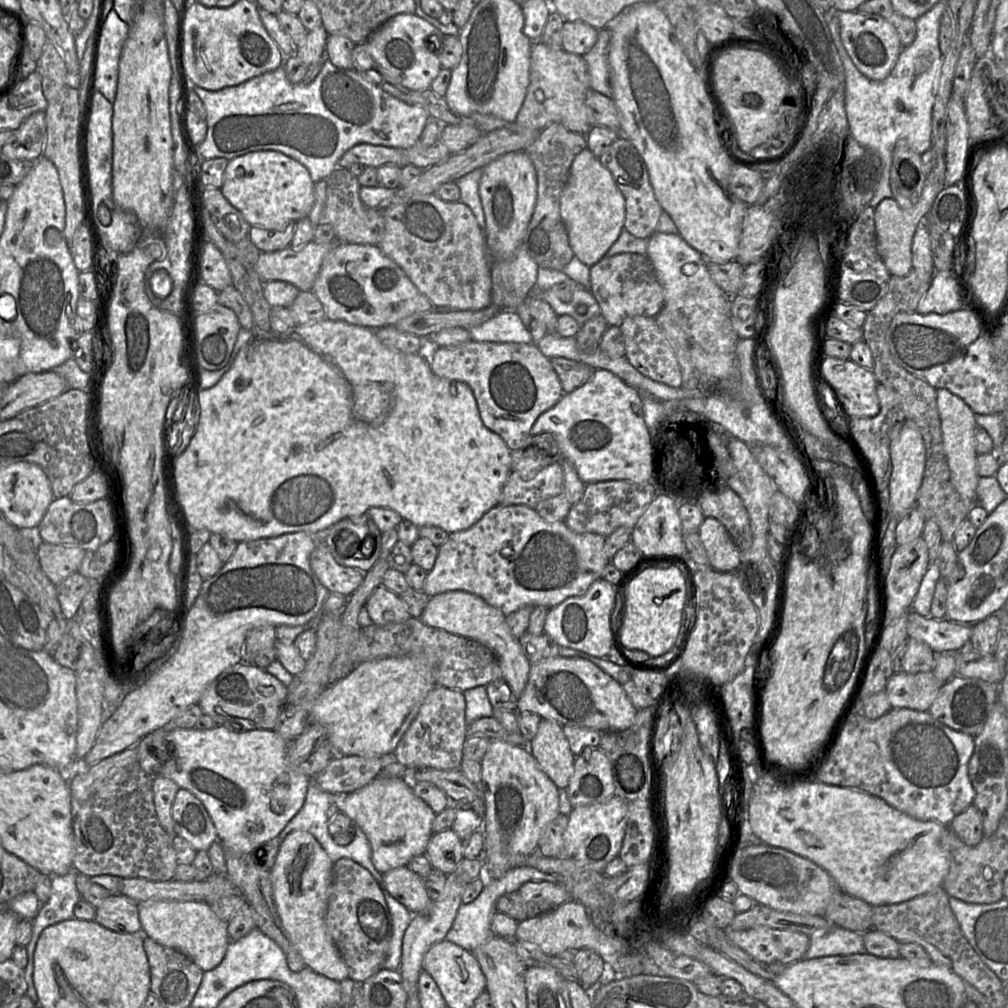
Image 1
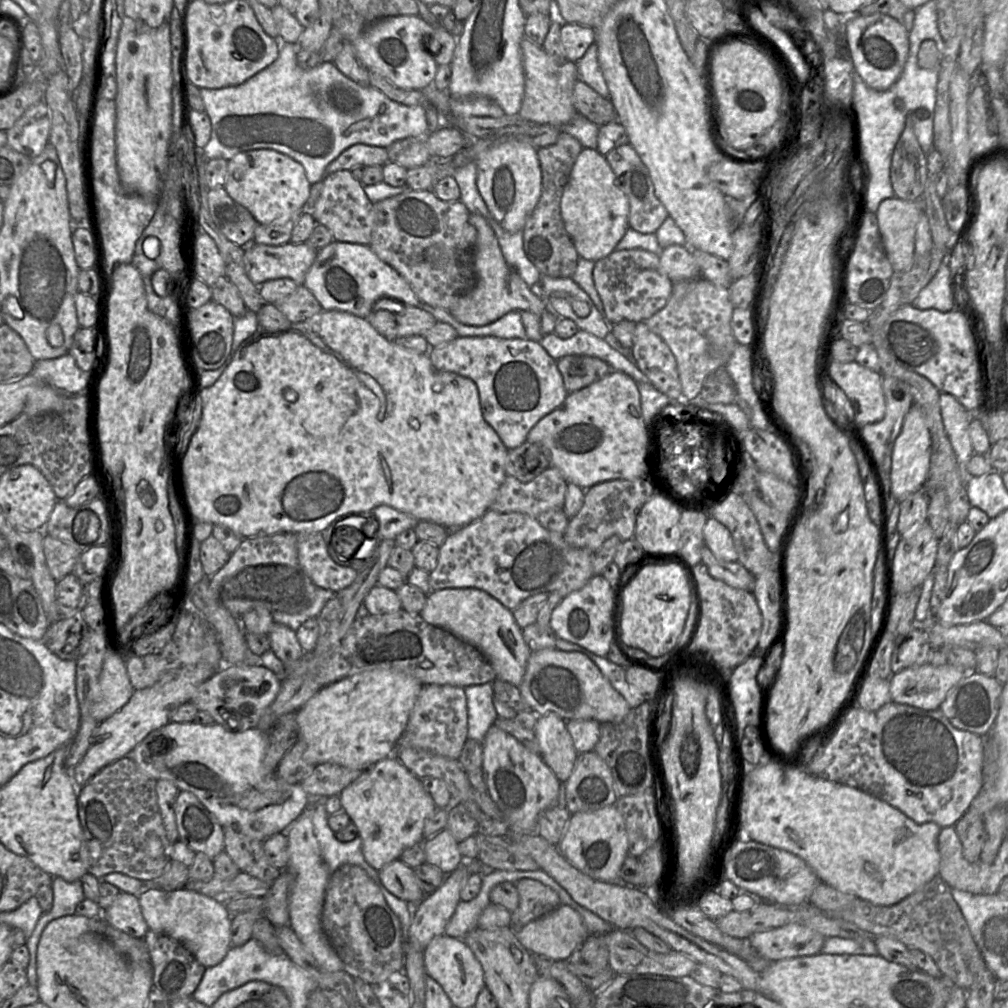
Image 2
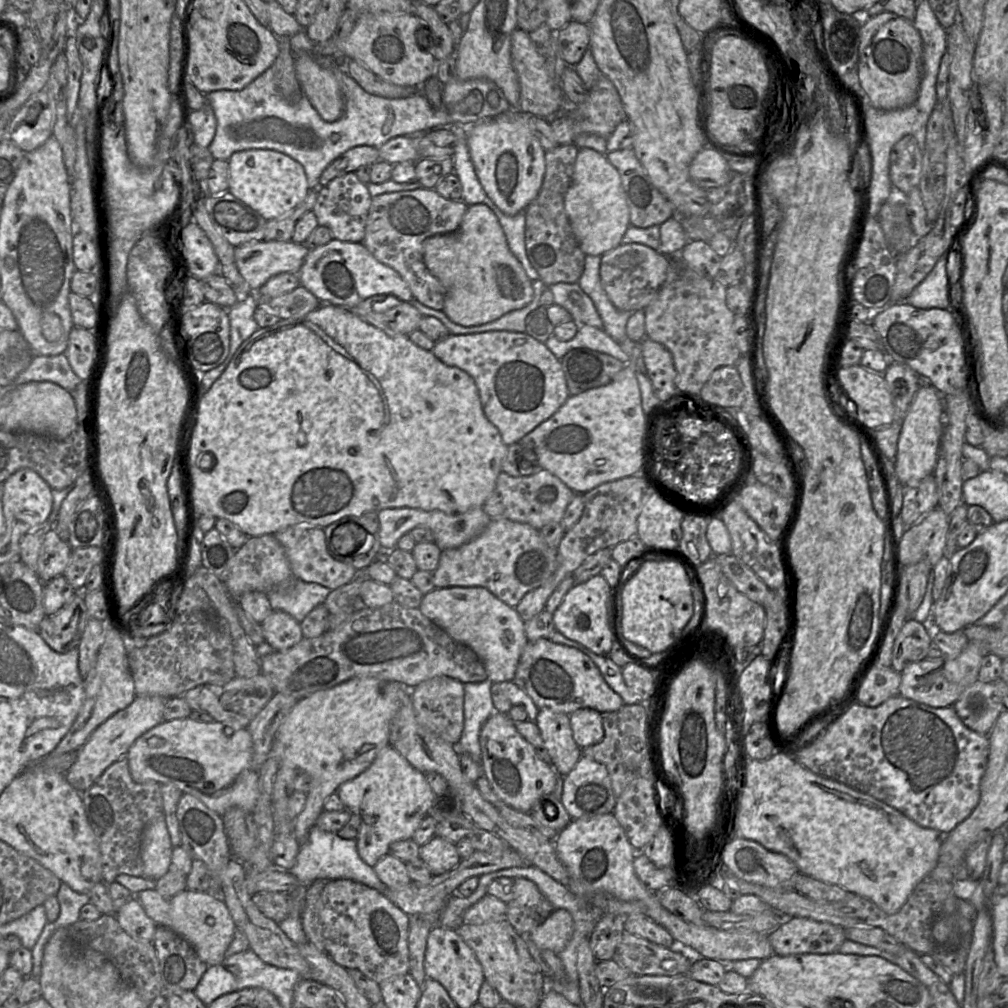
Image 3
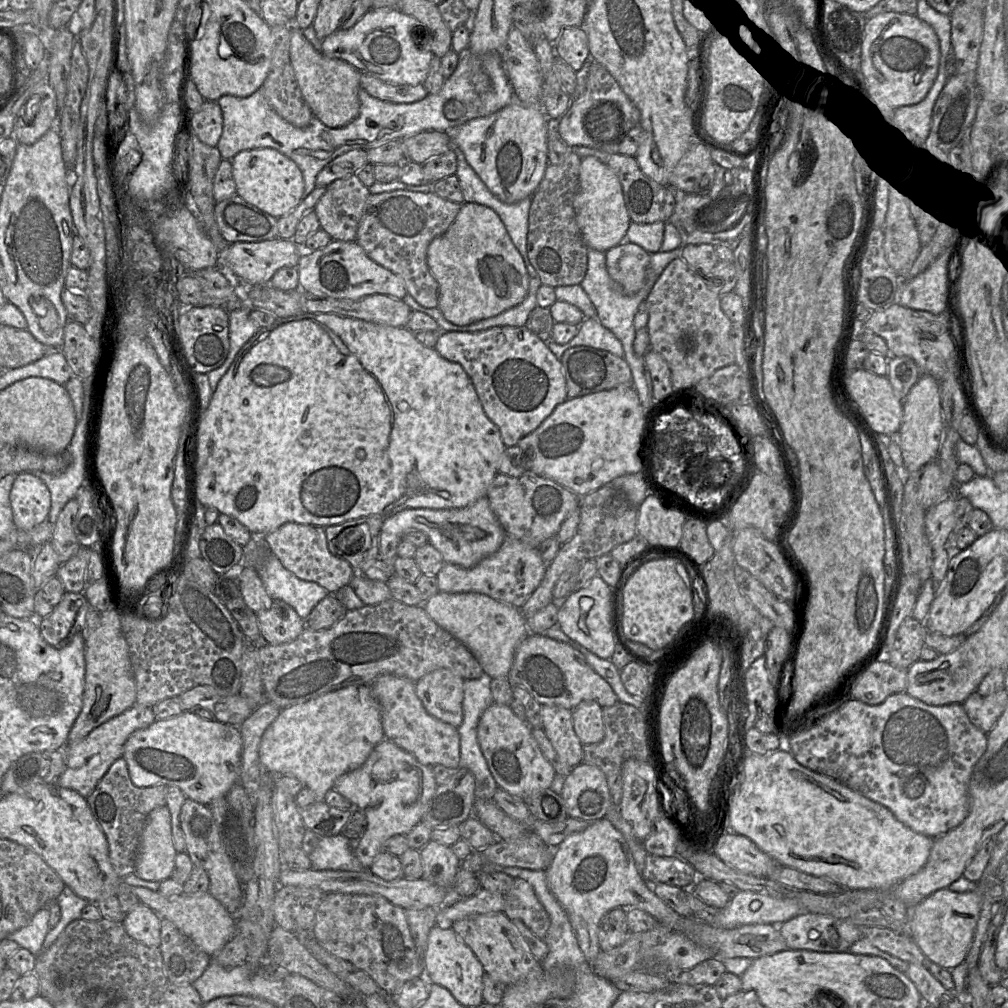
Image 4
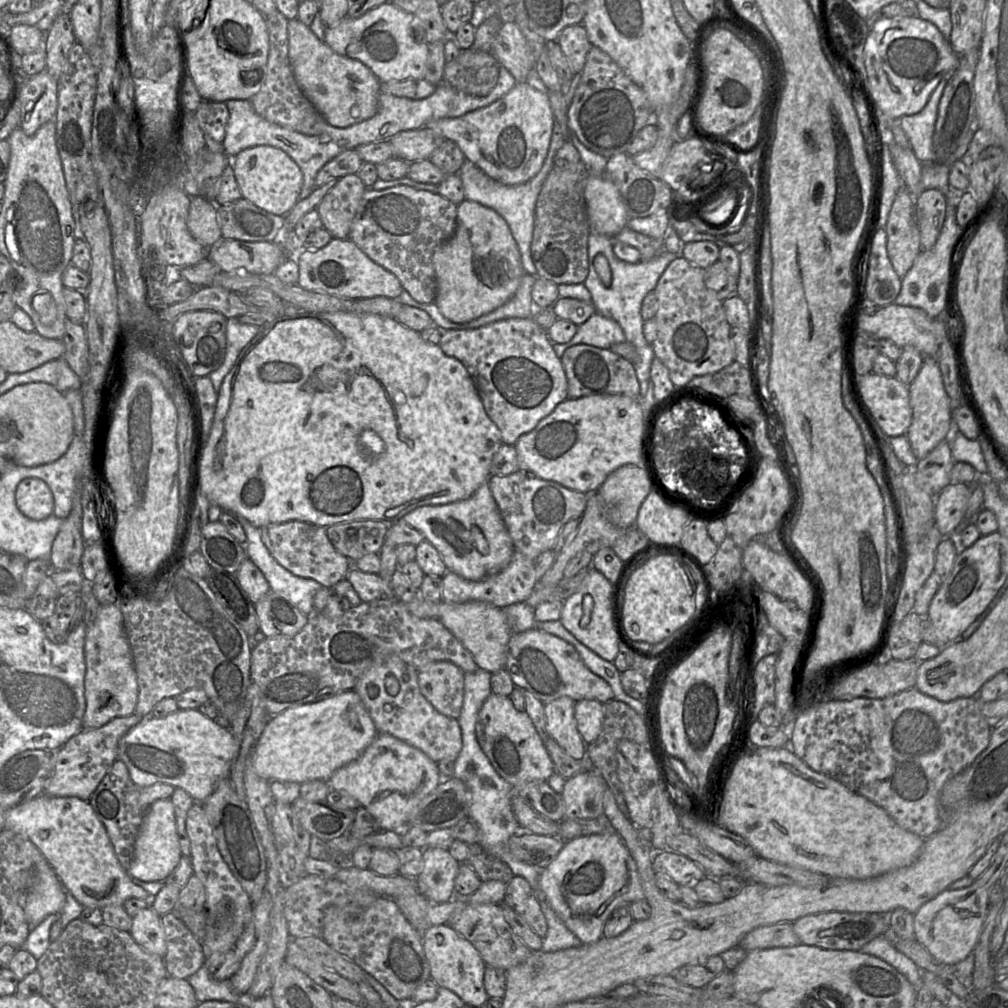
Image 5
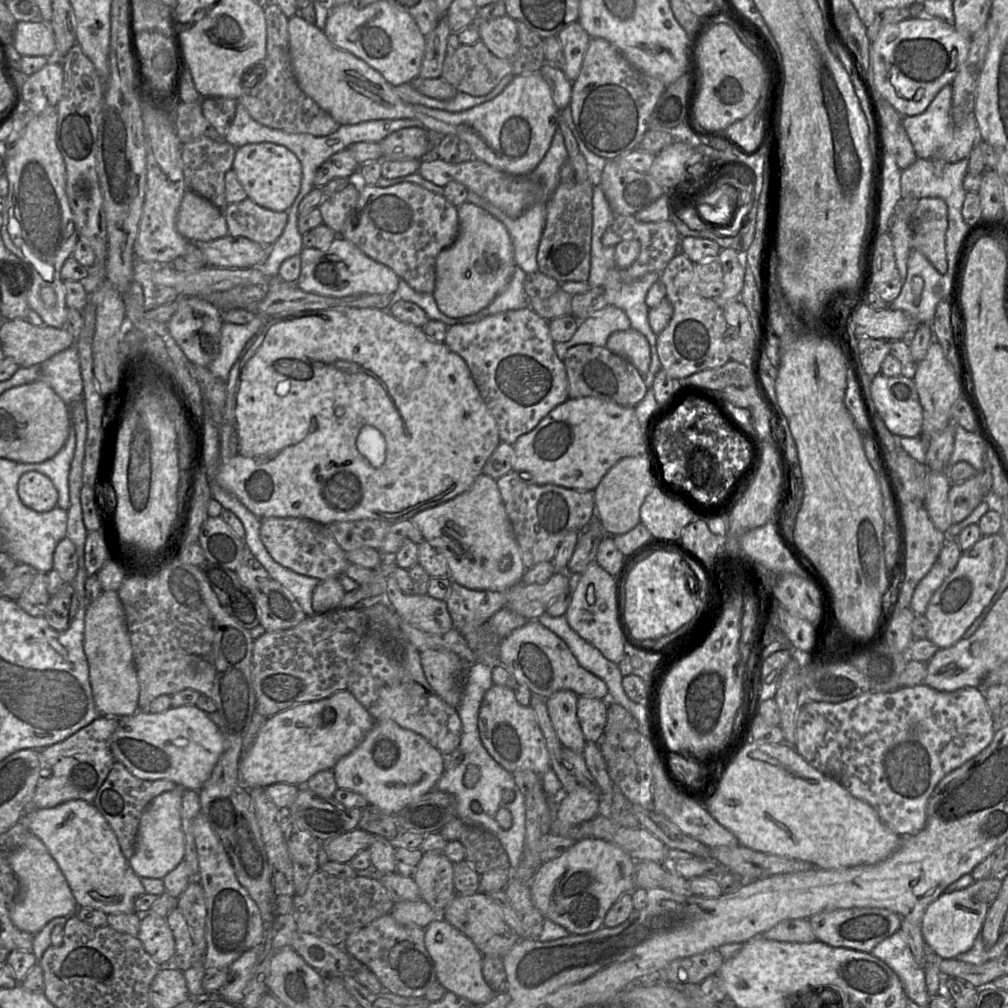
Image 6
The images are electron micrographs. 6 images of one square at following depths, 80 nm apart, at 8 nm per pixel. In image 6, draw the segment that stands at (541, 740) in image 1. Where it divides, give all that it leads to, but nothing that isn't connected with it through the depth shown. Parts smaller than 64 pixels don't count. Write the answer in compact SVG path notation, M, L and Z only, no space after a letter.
M561 690L547 698L545 703L561 744L576 753L583 753L586 740L576 714L578 697L571 690Z

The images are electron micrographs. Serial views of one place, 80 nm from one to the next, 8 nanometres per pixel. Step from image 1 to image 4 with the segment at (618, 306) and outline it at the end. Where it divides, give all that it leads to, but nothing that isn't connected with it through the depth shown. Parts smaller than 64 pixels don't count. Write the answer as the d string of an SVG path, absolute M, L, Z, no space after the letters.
M626 240L605 251L609 276L624 293L633 295L647 284L650 254L640 245Z

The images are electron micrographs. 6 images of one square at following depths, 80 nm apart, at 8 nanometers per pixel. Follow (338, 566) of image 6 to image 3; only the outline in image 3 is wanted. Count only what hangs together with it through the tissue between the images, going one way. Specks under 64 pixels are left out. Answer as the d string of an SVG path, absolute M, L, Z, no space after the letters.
M296 524L273 535L284 548L293 575L305 582L317 583L332 591L350 583L357 574L354 567L338 562L329 555L323 528Z

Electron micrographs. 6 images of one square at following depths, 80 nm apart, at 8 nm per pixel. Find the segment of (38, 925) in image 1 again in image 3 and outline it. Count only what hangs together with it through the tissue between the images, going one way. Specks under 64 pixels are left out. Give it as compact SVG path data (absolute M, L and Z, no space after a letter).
M61 883L59 891L56 895L60 905L60 914L56 921L47 922L37 943L33 947L33 969L31 976L38 979L41 974L42 959L44 955L44 947L52 934L60 928L68 928L81 919L81 908L90 903L89 894L74 891L66 883Z

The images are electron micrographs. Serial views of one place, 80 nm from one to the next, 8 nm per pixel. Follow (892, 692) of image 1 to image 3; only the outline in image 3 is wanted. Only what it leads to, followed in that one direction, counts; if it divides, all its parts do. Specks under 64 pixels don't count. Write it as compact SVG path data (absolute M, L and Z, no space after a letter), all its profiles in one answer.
M969 641L956 657L921 660L908 664L901 672L899 695L931 707L953 706L963 691L978 680L982 660L987 651L980 642Z

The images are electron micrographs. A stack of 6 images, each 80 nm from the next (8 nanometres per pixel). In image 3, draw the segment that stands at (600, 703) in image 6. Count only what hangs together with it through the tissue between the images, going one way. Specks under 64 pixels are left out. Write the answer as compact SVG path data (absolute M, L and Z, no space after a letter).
M581 708L569 715L573 739L580 748L598 744L604 737L602 715L591 708Z

